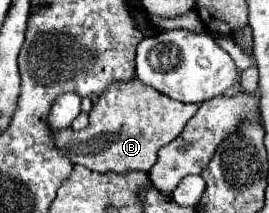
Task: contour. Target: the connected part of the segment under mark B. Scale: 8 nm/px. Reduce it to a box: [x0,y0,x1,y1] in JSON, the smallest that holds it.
[52,79,198,173]

